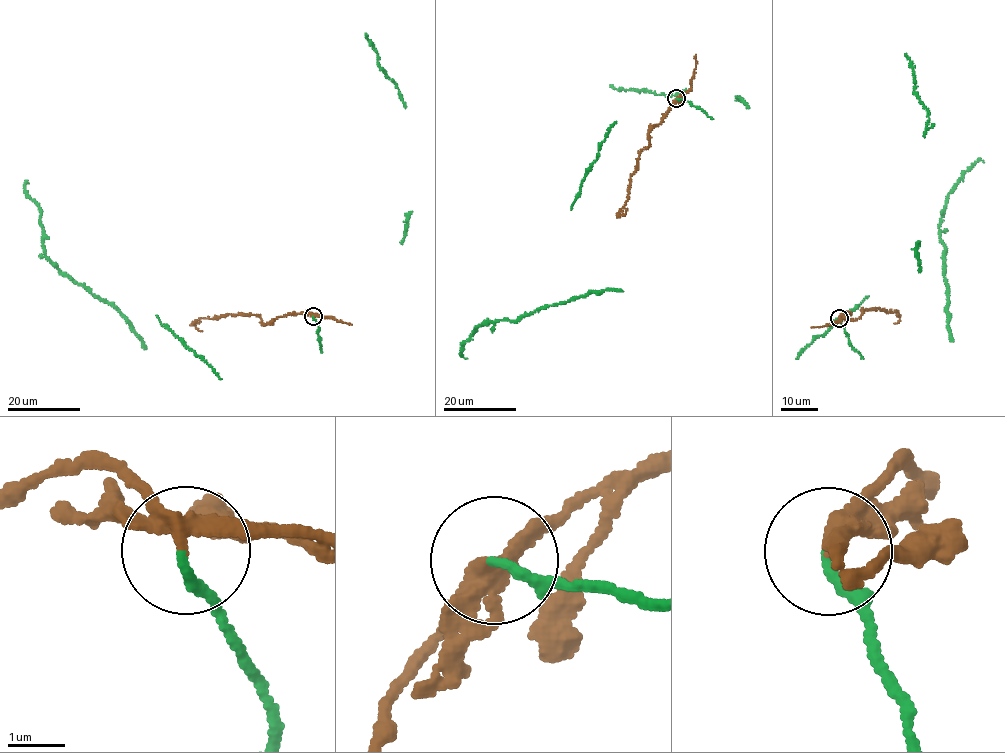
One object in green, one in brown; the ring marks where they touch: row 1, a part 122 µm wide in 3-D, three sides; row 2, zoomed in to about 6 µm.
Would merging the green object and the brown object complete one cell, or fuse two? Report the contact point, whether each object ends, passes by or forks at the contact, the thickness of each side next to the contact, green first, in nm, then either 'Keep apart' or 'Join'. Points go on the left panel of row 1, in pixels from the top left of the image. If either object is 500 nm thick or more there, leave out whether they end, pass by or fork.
Place: (313, 316). At the ring green ends. At the ring brown forks. Thickness 170 nm (green) against 220 nm. Keep apart

